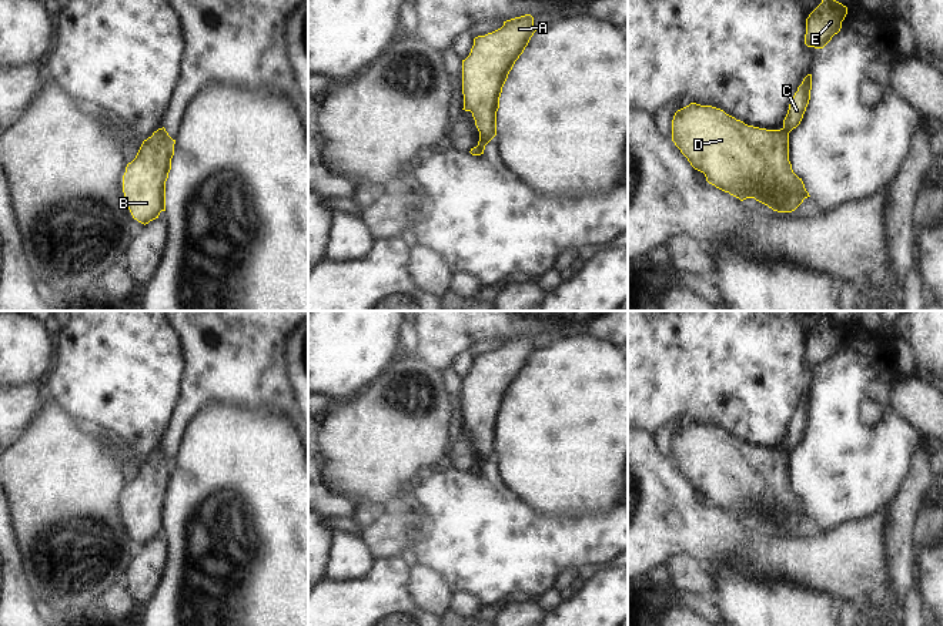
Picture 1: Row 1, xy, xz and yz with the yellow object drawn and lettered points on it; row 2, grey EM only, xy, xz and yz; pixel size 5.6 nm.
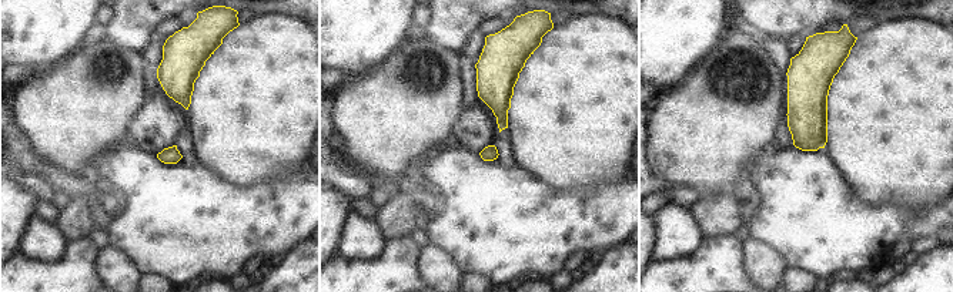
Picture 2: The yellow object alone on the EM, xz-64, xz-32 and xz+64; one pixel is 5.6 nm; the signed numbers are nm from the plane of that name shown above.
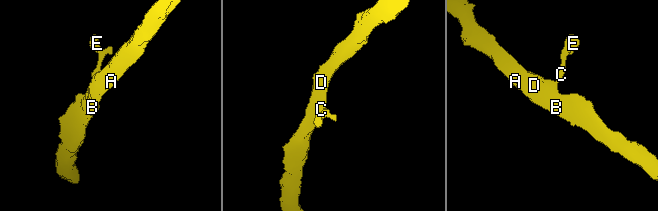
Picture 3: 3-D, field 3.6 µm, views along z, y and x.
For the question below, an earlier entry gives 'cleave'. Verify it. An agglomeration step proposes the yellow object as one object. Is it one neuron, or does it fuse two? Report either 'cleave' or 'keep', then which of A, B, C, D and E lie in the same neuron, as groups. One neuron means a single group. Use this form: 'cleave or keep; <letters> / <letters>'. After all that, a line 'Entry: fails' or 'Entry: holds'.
keep; A B C D E
Entry: fails

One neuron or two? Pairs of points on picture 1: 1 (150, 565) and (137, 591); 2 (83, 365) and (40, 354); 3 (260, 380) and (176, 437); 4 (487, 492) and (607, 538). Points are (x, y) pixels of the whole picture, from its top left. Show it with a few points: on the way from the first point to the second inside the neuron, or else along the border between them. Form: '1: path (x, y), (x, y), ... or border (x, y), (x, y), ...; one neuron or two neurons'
1: path (147, 571), (140, 585); one neuron
2: border (57, 352), (54, 360); two neurons
3: path (236, 380), (217, 380), (186, 412); one neuron
4: path (517, 522), (532, 538), (577, 538); one neuron

